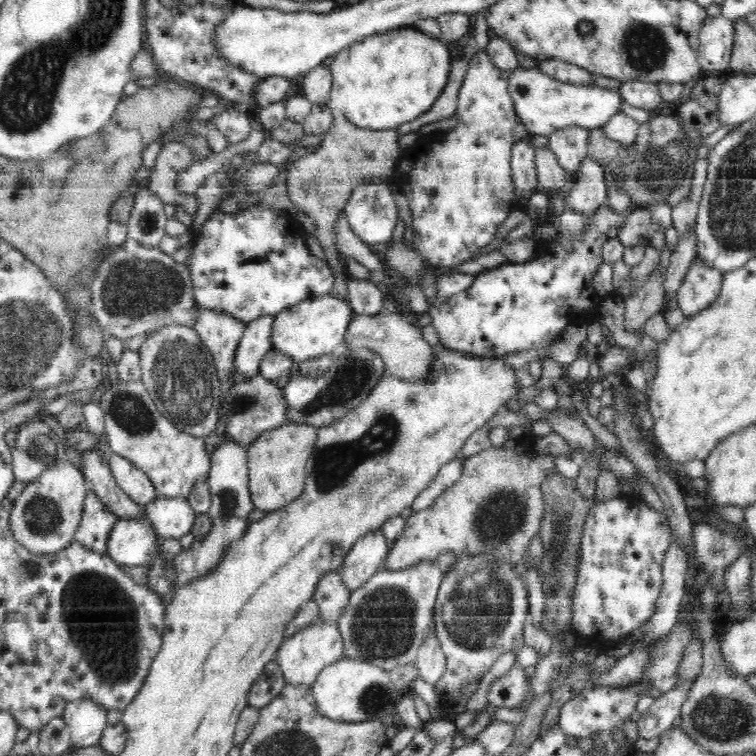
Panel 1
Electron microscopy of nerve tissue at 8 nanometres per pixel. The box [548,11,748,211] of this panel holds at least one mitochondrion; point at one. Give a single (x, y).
(645, 48)

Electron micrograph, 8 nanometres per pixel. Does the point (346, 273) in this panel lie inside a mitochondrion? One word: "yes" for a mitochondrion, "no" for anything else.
no

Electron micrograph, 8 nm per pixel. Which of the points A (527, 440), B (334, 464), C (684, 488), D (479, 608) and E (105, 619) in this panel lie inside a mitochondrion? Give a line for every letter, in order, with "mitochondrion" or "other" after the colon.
A: other
B: mitochondrion
C: other
D: mitochondrion
E: mitochondrion

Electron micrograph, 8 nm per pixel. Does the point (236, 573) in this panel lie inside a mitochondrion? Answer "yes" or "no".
no

